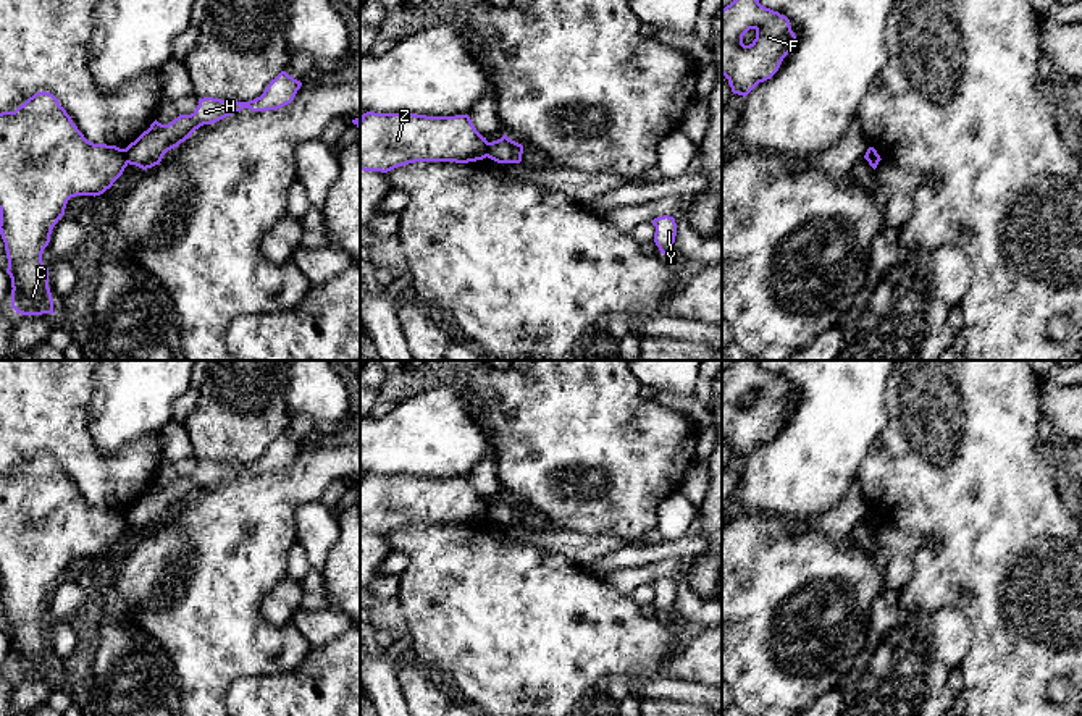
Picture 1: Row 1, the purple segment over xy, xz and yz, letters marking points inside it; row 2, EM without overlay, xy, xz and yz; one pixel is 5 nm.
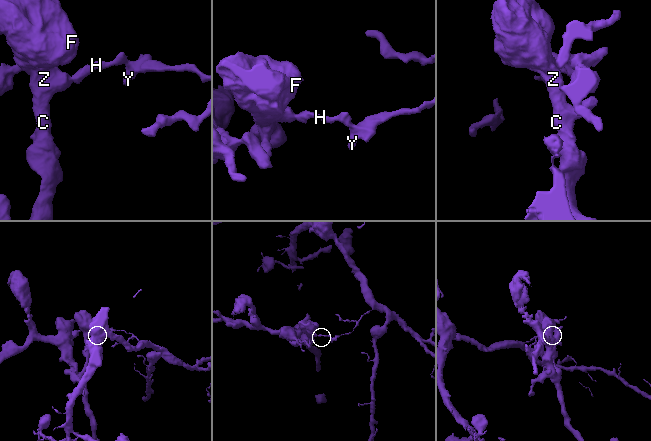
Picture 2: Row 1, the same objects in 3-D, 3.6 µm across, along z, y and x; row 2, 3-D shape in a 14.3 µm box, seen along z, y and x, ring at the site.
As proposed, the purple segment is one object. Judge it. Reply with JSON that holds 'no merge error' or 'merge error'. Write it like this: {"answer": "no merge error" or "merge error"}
{"answer": "merge error"}

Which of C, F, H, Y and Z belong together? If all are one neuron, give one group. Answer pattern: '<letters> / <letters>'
C F Z / H Y

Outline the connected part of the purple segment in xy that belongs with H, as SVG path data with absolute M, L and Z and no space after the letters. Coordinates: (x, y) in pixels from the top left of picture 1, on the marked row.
M281 71L266 86L263 94L249 102L221 100L213 97L199 99L197 108L191 115L181 115L168 124L157 120L126 149L126 160L142 170L158 165L163 155L191 137L203 124L216 123L242 108L252 112L278 110L291 103L302 82Z

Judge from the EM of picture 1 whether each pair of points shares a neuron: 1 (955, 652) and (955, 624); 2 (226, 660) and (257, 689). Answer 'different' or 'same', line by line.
1: same
2: different

